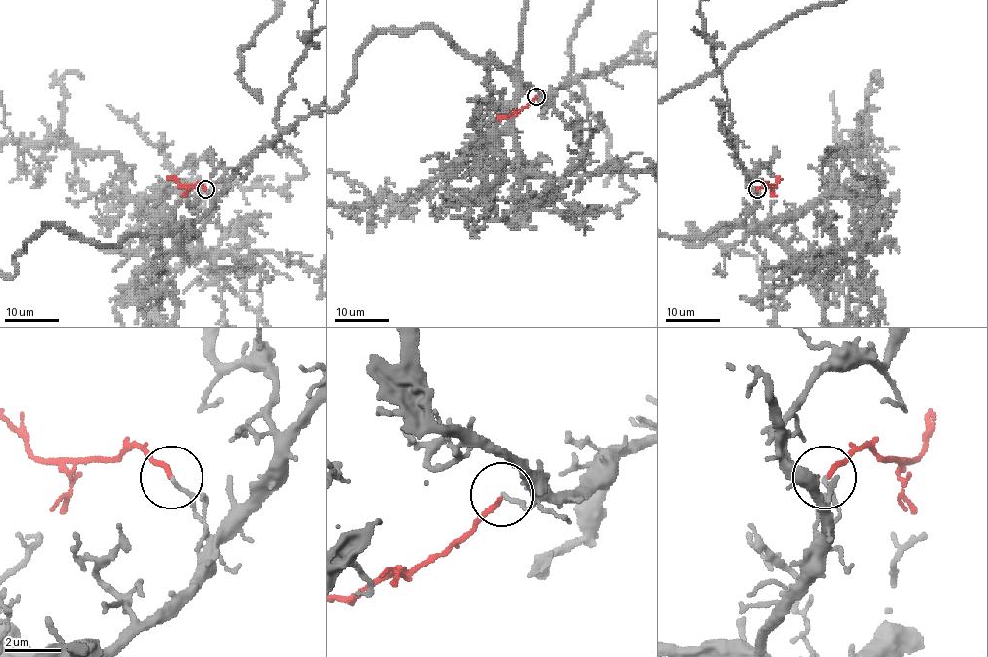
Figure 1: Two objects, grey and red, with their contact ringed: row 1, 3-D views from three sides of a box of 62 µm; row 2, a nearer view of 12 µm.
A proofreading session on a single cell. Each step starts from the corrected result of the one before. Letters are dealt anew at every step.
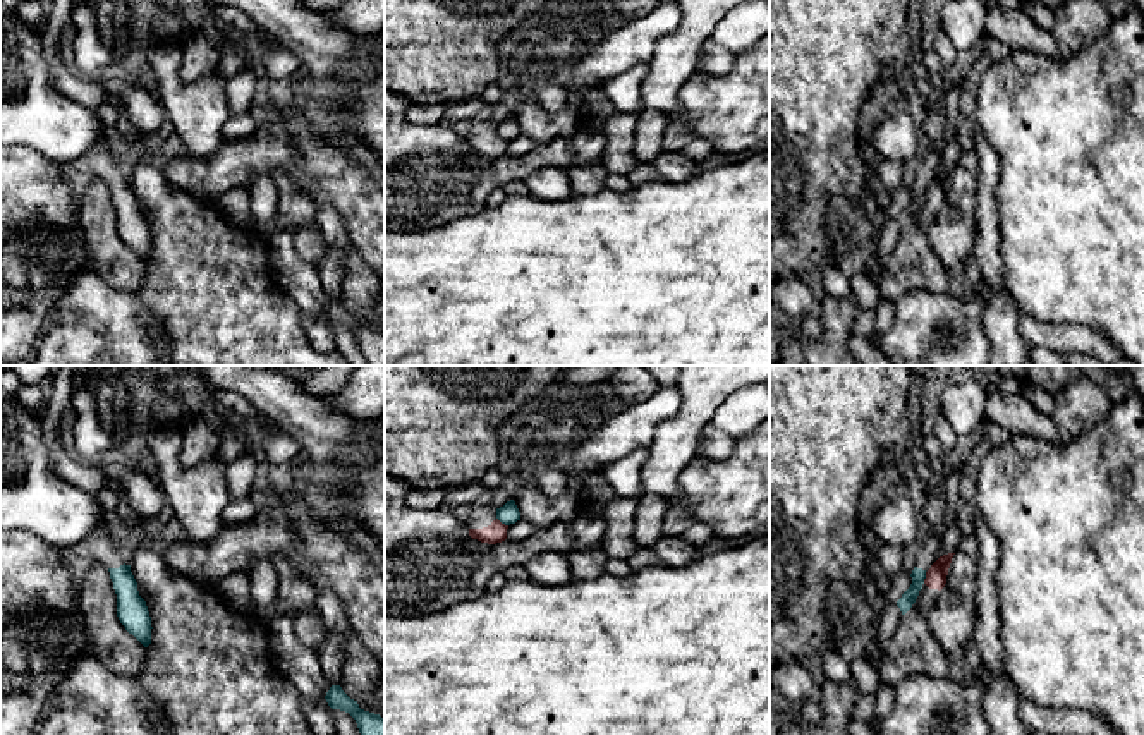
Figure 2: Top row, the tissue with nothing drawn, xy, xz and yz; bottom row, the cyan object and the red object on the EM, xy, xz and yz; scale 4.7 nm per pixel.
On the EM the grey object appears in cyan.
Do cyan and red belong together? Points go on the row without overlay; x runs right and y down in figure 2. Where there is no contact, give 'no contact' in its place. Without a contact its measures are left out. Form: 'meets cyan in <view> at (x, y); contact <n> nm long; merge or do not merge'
meets cyan in xz at (502, 138); contact 70 nm long; do not merge

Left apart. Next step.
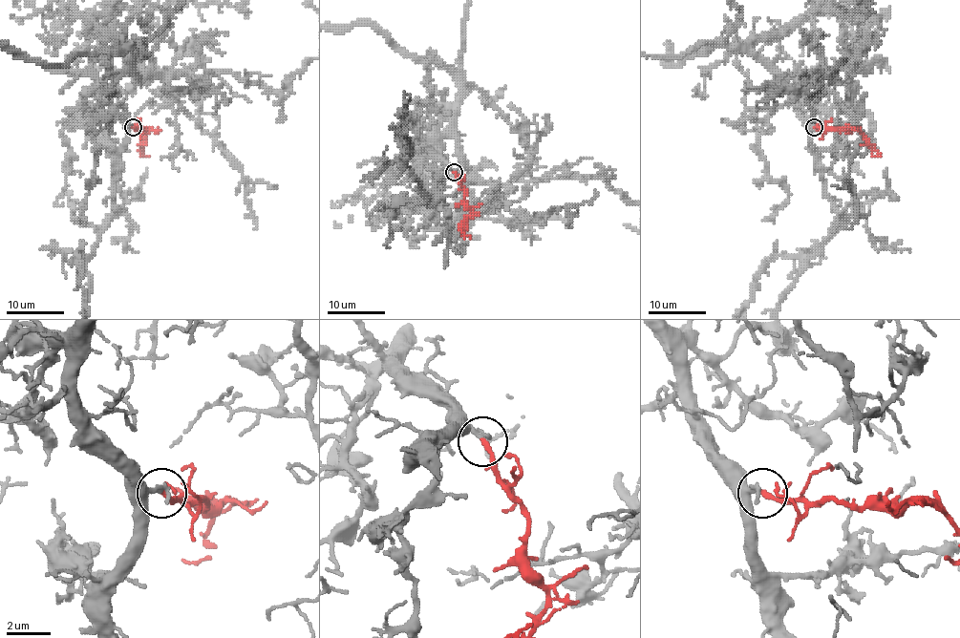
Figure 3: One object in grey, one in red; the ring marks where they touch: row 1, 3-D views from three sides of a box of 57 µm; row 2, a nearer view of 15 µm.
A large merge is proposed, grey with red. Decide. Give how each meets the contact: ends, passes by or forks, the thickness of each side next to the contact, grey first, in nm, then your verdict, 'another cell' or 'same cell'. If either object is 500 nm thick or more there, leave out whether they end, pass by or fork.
grey ends; red ends; calibres 280 and 240 nm; same cell

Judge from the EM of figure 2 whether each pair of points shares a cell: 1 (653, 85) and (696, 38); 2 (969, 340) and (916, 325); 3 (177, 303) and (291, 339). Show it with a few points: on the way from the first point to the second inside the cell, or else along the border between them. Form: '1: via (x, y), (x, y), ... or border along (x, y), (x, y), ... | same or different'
1: via (665, 72), (684, 50) | same
2: via (955, 340), (943, 340), (930, 332) | same
3: via (205, 303), (244, 339), (263, 339) | same

